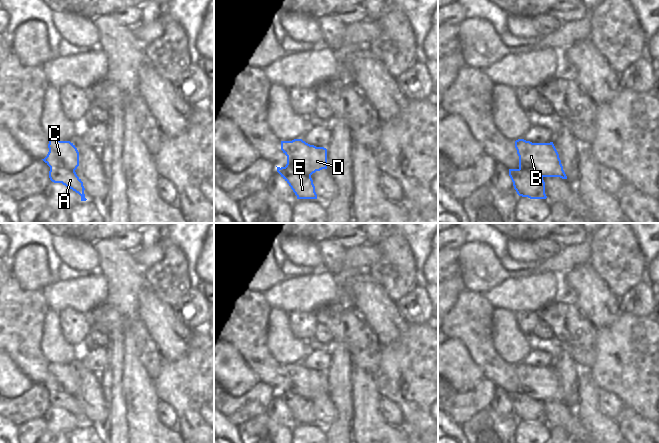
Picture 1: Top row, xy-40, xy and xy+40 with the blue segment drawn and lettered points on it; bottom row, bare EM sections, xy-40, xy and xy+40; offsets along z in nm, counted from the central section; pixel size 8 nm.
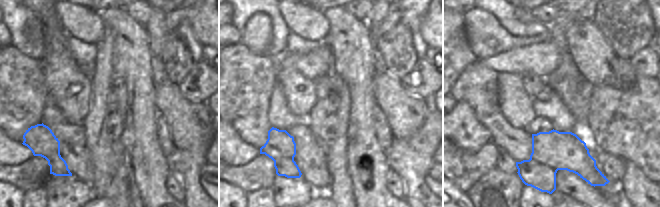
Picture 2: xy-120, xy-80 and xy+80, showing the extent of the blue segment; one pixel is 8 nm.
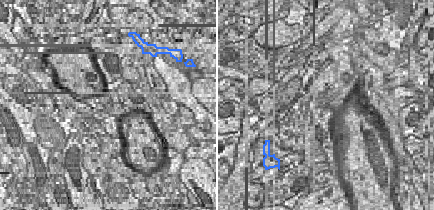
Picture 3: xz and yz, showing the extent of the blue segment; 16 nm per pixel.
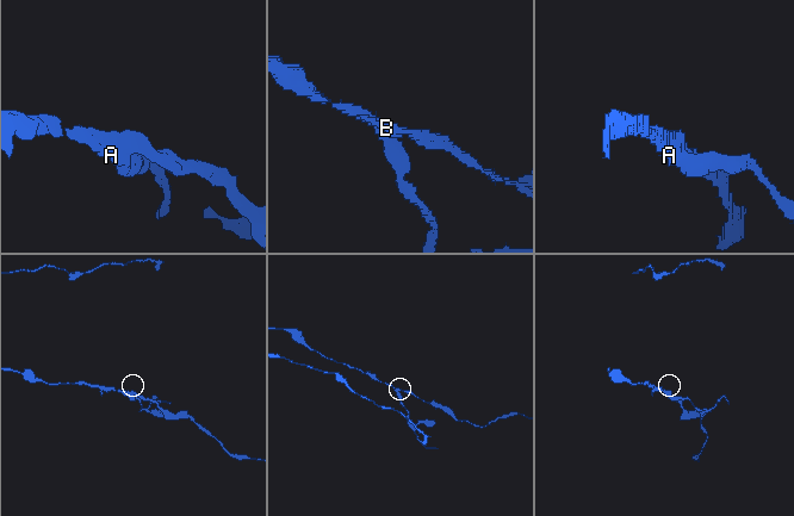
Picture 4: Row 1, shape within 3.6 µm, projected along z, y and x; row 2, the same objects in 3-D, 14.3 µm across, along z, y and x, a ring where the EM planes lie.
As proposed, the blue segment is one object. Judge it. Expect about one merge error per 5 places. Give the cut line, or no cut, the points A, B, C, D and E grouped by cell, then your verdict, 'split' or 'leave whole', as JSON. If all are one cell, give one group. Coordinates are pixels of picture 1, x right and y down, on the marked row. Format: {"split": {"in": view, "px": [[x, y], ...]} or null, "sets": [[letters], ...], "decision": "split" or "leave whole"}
{"split": {"in": "xy", "px": [[285, 166], [310, 175]]}, "sets": [["A", "E"], ["B", "C", "D"]], "decision": "split"}

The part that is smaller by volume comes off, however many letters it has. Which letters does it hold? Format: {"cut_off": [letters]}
{"cut_off": ["A", "E"]}

